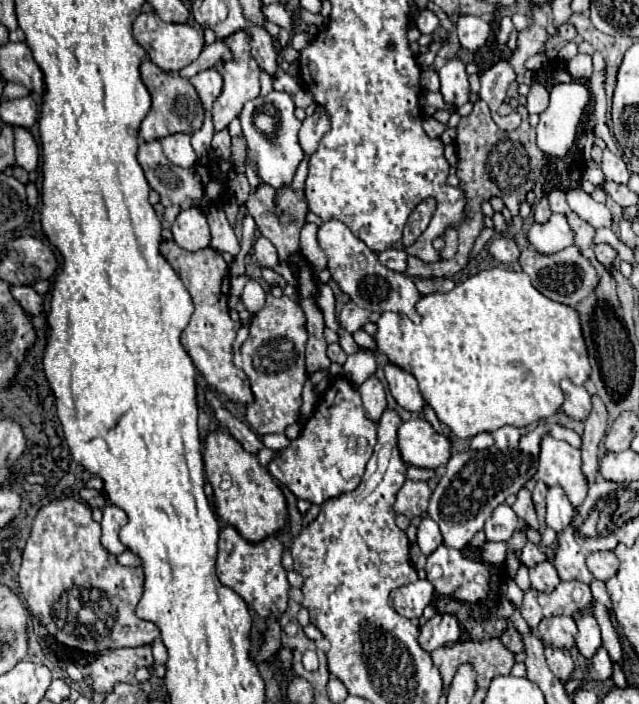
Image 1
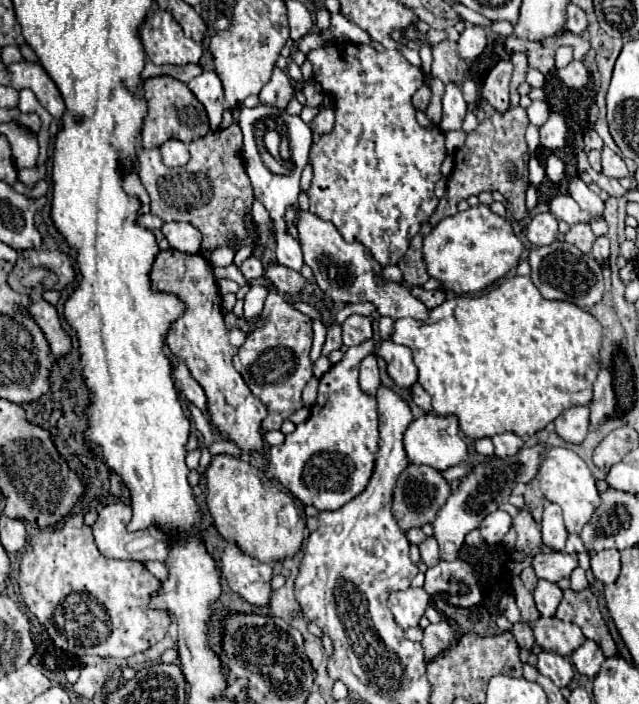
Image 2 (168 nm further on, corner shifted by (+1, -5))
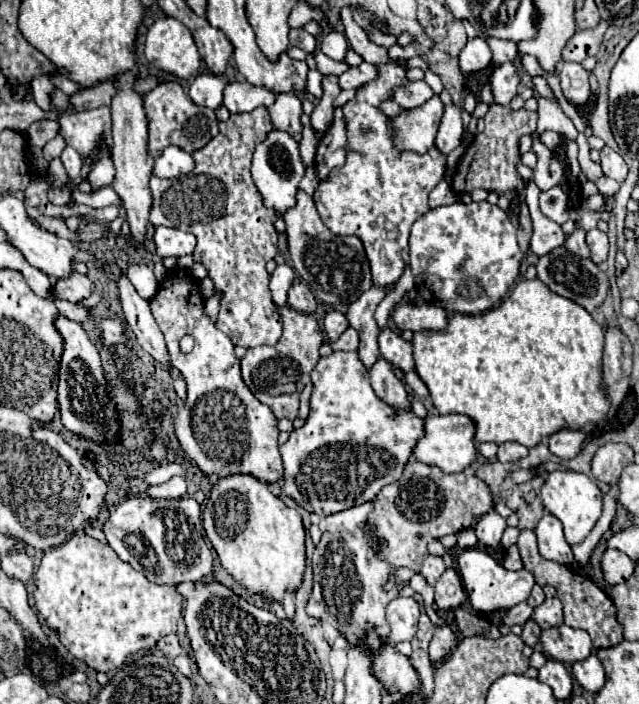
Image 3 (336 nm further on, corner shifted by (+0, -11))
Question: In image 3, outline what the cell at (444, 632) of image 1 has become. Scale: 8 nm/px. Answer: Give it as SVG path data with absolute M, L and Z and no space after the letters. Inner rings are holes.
M437 627L435 635L431 639L431 645L429 645L431 661L441 661L443 657L447 657L451 653L453 647L455 647L453 631L449 627Z

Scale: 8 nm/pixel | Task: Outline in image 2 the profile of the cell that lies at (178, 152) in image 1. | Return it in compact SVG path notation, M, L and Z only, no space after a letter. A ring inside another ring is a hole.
M170 139L164 145L160 145L160 153L162 153L164 165L168 165L168 167L182 167L190 161L188 145L178 139Z

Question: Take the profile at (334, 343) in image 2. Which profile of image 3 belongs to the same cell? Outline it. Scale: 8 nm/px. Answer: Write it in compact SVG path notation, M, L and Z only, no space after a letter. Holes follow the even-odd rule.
M329 311L325 317L325 333L329 337L329 341L333 343L333 339L337 339L345 329L349 327L347 317L341 311Z

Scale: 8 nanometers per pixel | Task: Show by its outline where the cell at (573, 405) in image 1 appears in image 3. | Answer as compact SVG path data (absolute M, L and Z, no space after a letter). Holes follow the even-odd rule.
M561 429L549 437L549 451L559 459L573 459L581 451L583 441L585 441L583 431Z

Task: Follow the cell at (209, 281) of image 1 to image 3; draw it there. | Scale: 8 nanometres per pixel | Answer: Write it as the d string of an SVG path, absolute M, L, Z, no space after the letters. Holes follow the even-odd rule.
M169 271L169 279L159 285L157 295L153 295L151 313L165 335L165 345L171 357L171 365L181 371L185 383L187 383L187 399L183 407L179 409L175 417L175 437L185 451L185 455L195 461L195 465L203 471L203 475L217 475L217 477L229 477L229 475L251 475L263 483L277 483L283 477L283 465L279 455L279 429L277 429L277 417L269 407L265 407L255 395L249 391L249 387L241 379L239 359L235 357L231 339L215 327L215 323L203 313L203 297L197 285L197 279L181 279L177 271ZM183 335L191 335L195 339L195 347L191 353L183 355L179 351L179 341Z

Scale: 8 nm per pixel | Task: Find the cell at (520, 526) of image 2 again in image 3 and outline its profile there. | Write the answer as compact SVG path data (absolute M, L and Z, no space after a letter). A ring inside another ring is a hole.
M523 529L519 533L517 547L521 551L523 569L527 569L535 577L535 583L541 585L541 587L553 585L557 589L557 597L563 603L563 611L565 611L565 623L569 627L585 629L591 635L595 649L599 649L599 647L613 647L613 645L621 643L621 639L623 639L623 627L617 621L617 607L613 605L611 597L607 597L589 577L575 573L567 565L559 565L559 563L553 563L553 561L543 559L539 555L539 551L537 551L535 531Z

